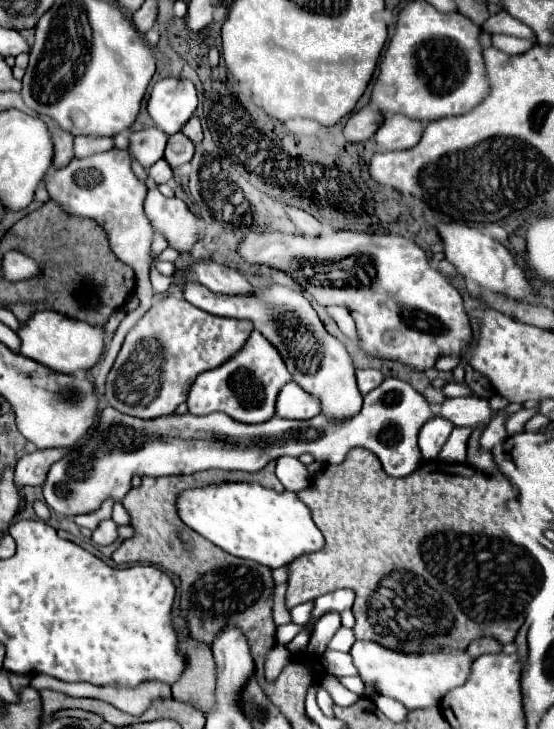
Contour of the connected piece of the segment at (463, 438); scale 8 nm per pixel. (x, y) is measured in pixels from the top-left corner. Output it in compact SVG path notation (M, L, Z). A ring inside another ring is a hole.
M453 428L445 446L439 452L439 460L449 464L463 464L467 458L467 440L471 432L469 428Z

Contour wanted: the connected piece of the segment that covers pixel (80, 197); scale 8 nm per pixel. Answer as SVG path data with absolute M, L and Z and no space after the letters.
M109 150L101 154L93 154L89 158L75 158L65 168L49 168L47 170L47 192L49 198L55 200L61 210L69 216L83 216L95 220L107 234L109 246L115 256L125 260L127 266L133 268L136 277L136 292L140 299L139 312L127 313L118 326L113 340L117 347L123 343L126 333L137 323L150 308L153 289L149 280L149 246L151 246L151 224L143 212L143 200L147 196L147 186L137 180L131 170L131 156L127 150Z

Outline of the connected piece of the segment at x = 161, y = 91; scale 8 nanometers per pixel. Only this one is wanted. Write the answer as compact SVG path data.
M159 80L147 100L147 112L167 136L179 132L197 108L197 92L189 80Z

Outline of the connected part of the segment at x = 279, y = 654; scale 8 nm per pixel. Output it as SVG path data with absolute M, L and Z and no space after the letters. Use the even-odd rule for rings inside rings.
M275 645L267 654L264 663L264 675L268 681L275 680L283 668L290 662L290 653L283 645Z

